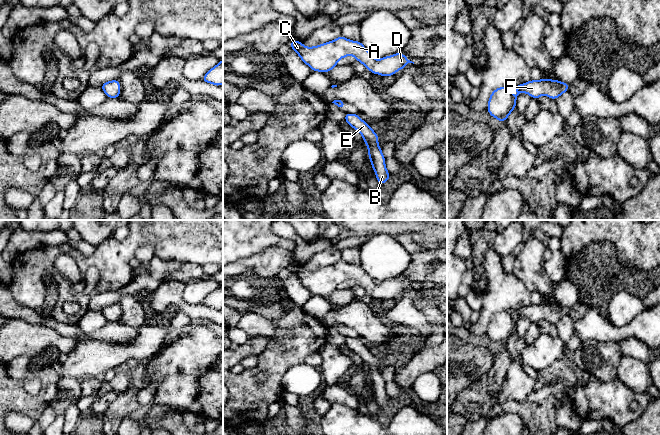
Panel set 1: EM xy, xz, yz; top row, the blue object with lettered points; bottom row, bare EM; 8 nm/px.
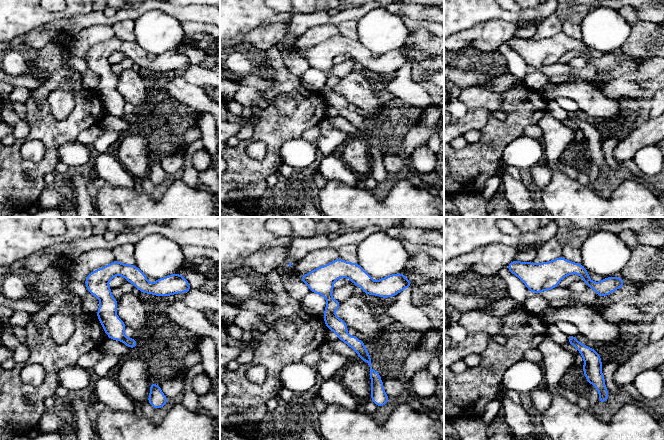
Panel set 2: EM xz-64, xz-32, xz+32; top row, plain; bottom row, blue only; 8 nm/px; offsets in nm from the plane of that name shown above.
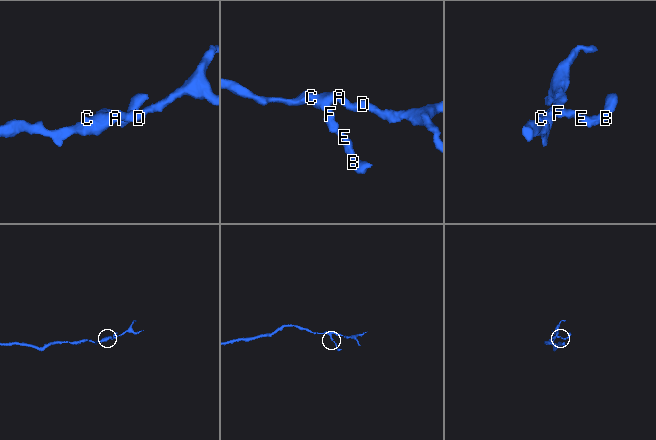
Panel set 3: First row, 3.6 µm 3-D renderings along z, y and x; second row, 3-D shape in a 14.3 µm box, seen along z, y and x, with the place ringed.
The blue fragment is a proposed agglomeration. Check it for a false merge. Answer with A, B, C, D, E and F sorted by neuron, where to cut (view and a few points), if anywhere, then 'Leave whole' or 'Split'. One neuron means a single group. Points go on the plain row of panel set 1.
Groups: A B C D E F. No split. Leave whole

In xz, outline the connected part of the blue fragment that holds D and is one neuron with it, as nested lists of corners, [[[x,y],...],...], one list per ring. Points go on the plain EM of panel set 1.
[[[343,260],[314,271],[305,271],[302,266],[297,264],[293,264],[289,269],[312,295],[322,297],[332,294],[340,283],[349,279],[361,286],[373,298],[386,301],[394,299],[409,287],[414,288],[403,277],[376,284],[360,265],[351,265]]]

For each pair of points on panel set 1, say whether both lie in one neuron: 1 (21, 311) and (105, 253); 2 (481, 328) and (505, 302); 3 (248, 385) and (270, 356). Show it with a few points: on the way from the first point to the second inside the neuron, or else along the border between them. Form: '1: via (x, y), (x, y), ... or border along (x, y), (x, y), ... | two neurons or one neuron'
1: border along (10, 291), (17, 302), (41, 313) | two neurons
2: via (484, 320), (484, 317), (497, 304) | one neuron
3: via (248, 378), (264, 363) | one neuron

